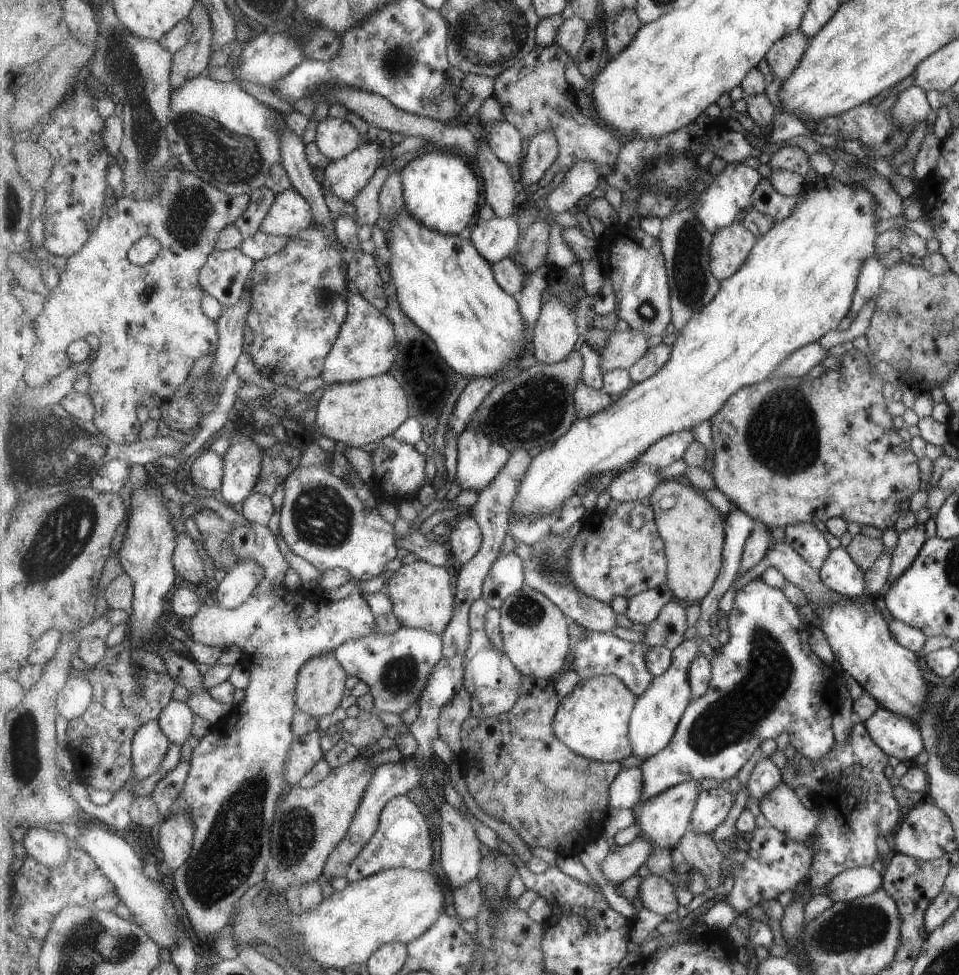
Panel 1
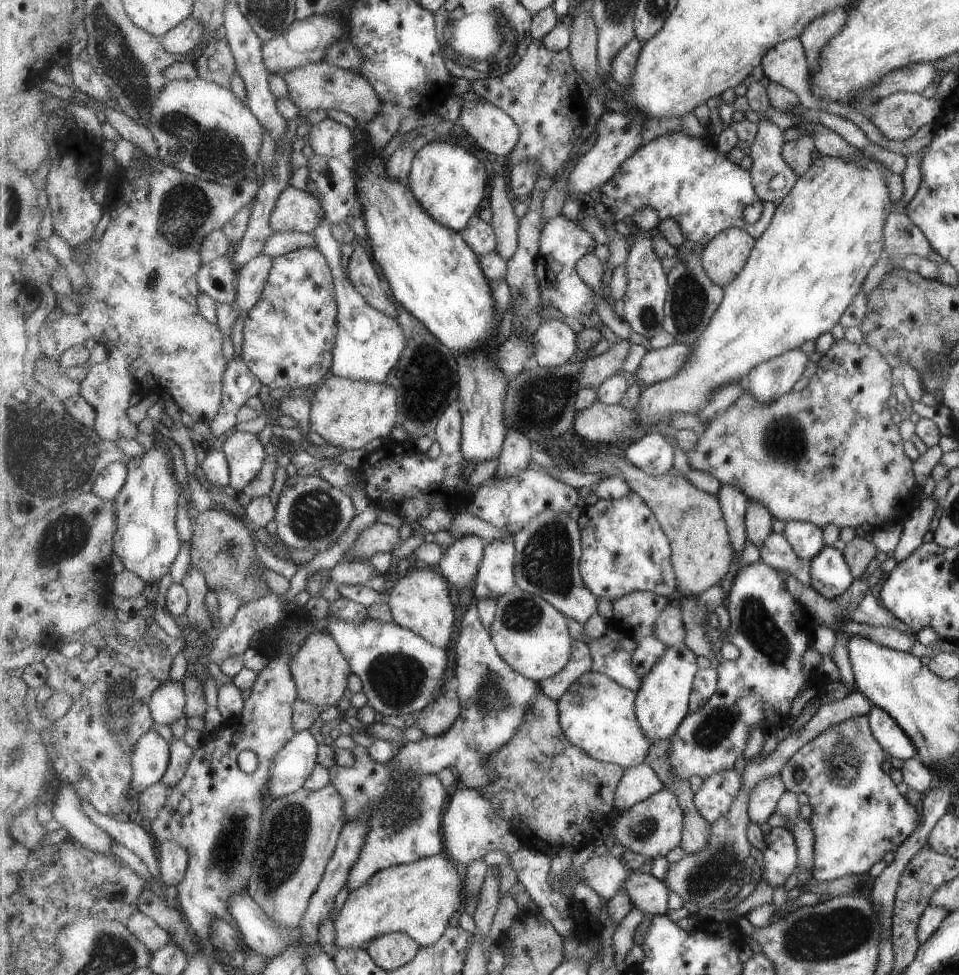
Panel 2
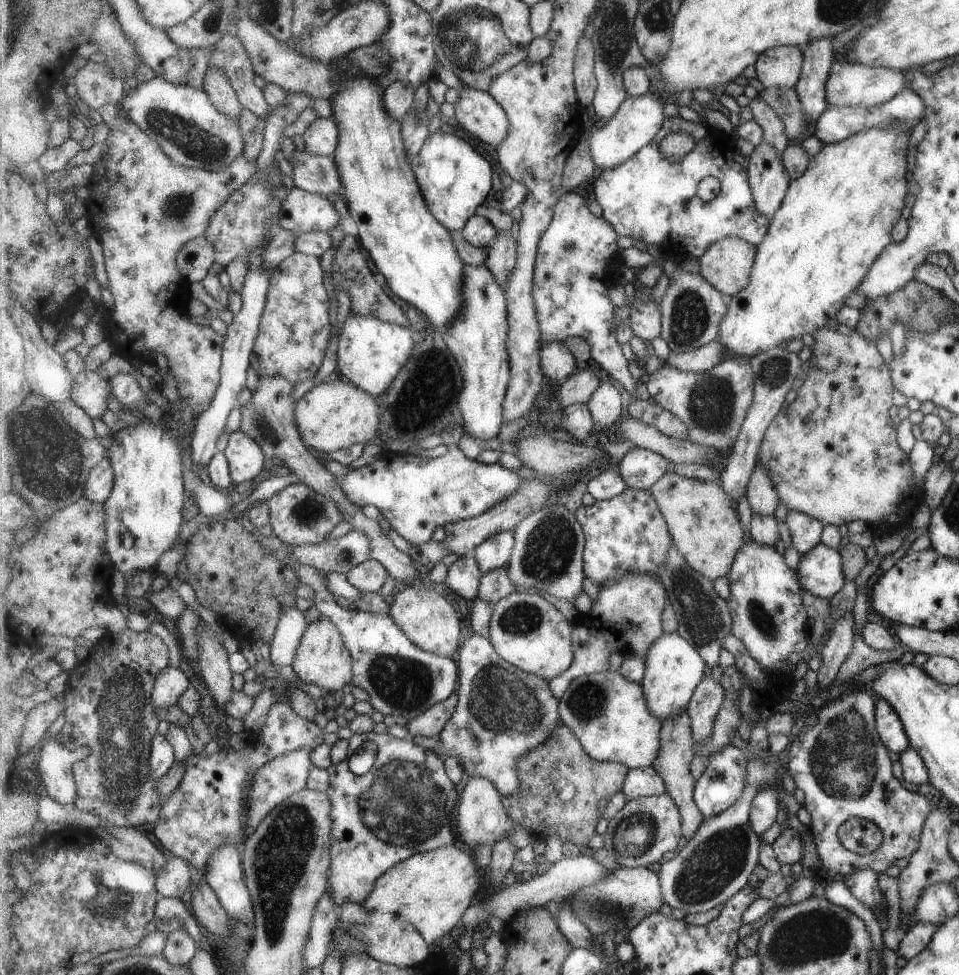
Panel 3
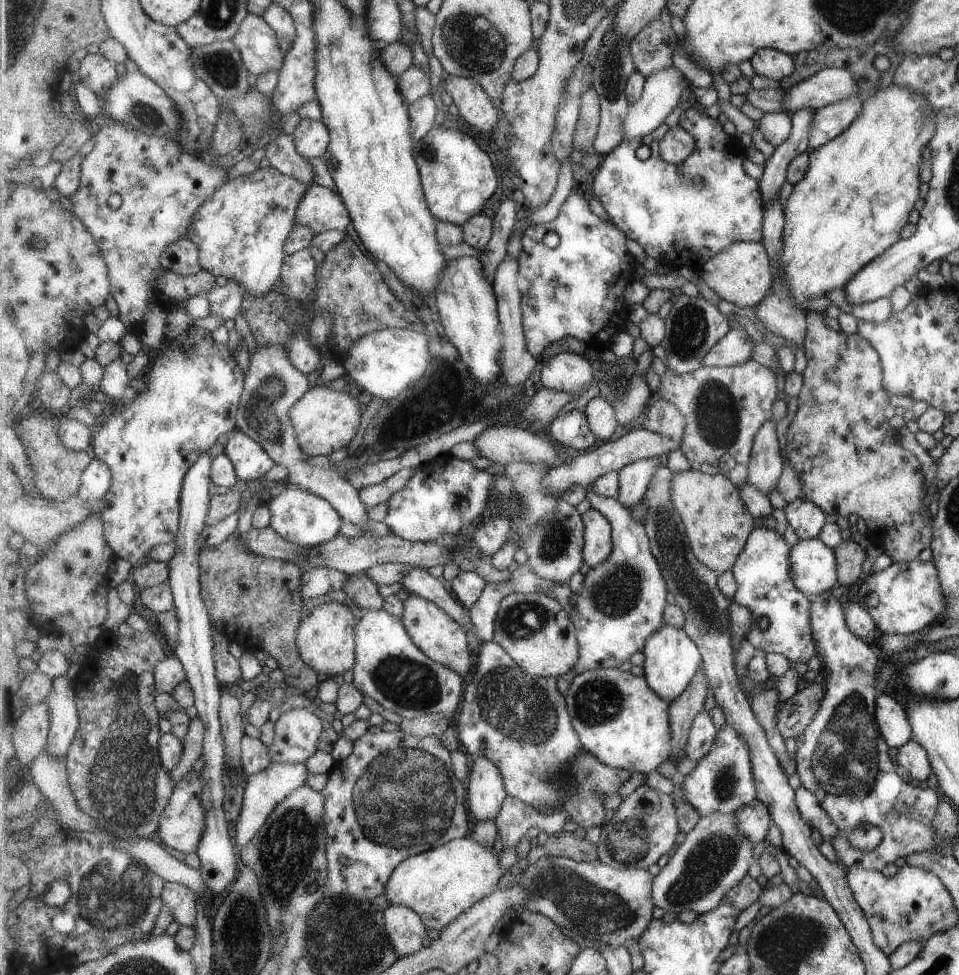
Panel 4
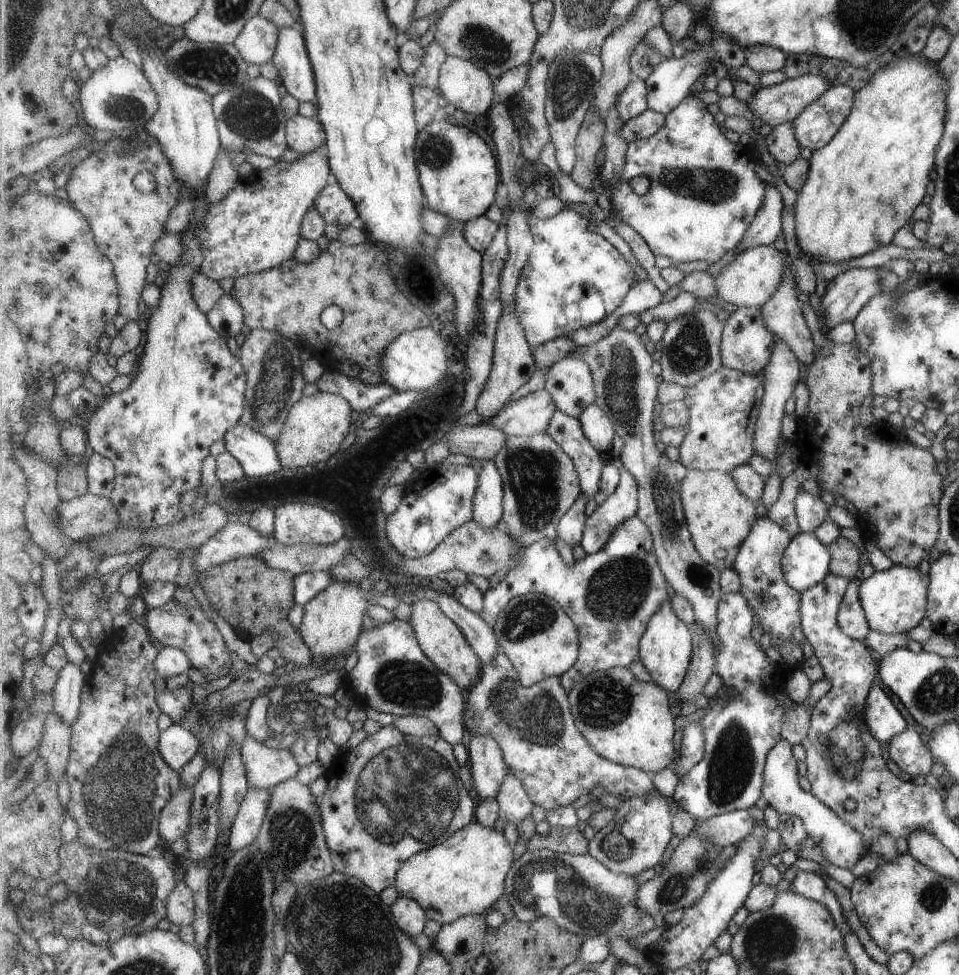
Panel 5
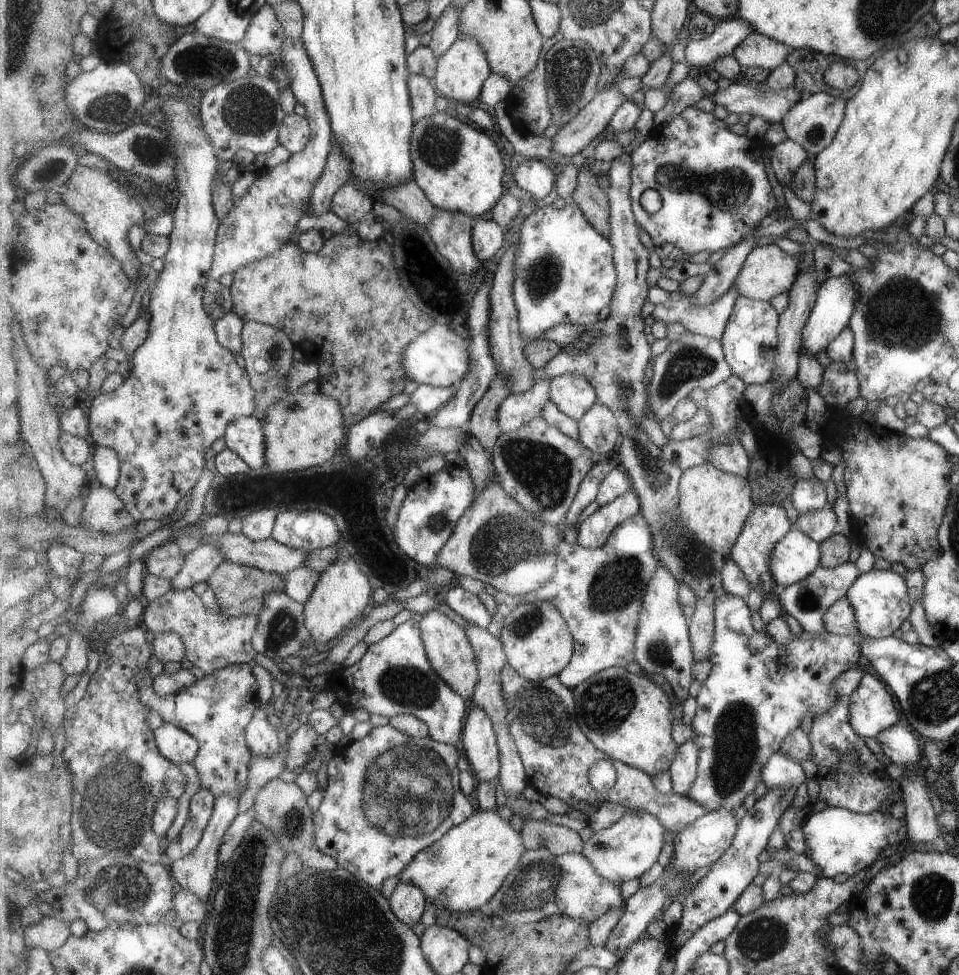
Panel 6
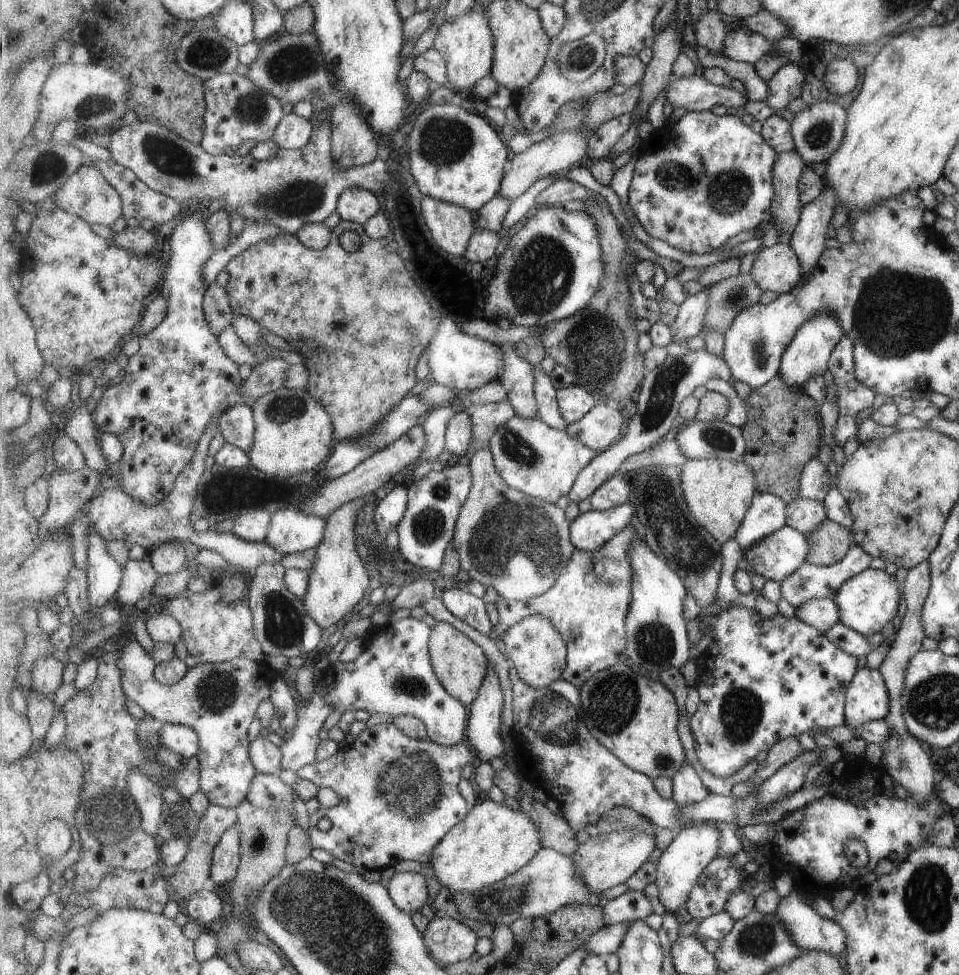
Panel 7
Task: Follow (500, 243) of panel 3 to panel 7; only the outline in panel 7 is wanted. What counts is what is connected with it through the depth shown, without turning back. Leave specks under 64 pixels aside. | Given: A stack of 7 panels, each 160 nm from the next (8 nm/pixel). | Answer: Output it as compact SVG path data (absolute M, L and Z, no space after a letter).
M490 447L480 450L472 458L470 466L474 483L461 509L453 540L460 554L462 569L484 586L494 587L499 596L506 599L522 601L540 597L556 585L576 552L572 541L572 522L567 518L565 509L559 508L556 503L532 497L512 487L496 467Z

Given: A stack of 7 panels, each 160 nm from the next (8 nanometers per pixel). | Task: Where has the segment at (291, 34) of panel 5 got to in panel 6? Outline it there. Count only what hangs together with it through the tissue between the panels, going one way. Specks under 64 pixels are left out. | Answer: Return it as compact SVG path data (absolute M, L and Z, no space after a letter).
M286 37L277 59L280 59L289 71L292 78L290 88L297 98L297 102L302 103L306 108L306 117L309 119L311 127L311 140L305 147L305 150L294 155L291 154L287 162L271 168L268 174L257 178L245 196L236 202L236 207L228 214L228 217L222 220L217 235L216 254L209 274L211 279L219 279L223 274L227 273L233 275L240 268L273 254L276 250L279 250L291 241L291 235L295 232L295 228L297 228L299 218L303 214L307 214L307 210L309 210L309 202L312 198L313 189L325 170L329 153L333 148L335 138L331 115L327 108L321 81L302 37Z

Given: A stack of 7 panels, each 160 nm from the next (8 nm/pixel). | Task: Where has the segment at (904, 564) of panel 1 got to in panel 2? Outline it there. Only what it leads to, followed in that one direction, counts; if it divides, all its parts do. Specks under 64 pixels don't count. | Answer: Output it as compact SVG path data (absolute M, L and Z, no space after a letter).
M930 495L921 500L914 510L909 512L909 516L902 523L901 535L896 548L893 550L892 558L895 559L896 563L907 558L915 548L919 548L923 544L922 538L928 531L929 522L931 522L937 506L938 502L933 500Z

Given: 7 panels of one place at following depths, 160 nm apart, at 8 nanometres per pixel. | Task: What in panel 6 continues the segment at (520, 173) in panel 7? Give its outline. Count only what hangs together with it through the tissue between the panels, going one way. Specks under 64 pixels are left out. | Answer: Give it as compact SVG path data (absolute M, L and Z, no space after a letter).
M622 70L613 85L604 91L599 91L573 120L570 120L551 138L553 152L561 156L575 156L606 130L616 110L619 110L619 107L628 99L615 85L623 78L625 76Z

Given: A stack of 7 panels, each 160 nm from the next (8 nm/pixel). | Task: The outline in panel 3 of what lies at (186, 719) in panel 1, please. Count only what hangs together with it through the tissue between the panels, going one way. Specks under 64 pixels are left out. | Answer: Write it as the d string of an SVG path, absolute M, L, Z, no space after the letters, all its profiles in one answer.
M167 665L156 678L156 685L152 692L154 707L167 708L177 704L182 694L191 686L191 680L179 667Z

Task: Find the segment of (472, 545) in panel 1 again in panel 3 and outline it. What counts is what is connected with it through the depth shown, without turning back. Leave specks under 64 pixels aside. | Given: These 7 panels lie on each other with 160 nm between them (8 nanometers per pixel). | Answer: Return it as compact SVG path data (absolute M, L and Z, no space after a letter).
M471 554L461 557L449 566L449 573L444 584L468 603L472 603L480 594L483 577L484 572L480 569L478 560Z

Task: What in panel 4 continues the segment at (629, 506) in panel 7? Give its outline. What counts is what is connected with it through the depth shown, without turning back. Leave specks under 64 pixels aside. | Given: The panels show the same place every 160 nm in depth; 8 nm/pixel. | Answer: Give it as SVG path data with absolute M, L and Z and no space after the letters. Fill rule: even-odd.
M649 457L625 465L620 471L620 489L616 499L626 506L643 524L649 512L644 503L645 493L652 483L653 475L664 458ZM595 507L584 512L582 517L586 524L584 562L593 568L613 552L612 522Z

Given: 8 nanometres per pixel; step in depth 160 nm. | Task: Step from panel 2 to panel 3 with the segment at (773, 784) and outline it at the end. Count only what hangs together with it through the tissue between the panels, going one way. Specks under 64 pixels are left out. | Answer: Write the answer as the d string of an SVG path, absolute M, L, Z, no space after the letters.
M777 788L761 791L755 797L750 812L753 830L763 836L775 822L780 822L784 813Z

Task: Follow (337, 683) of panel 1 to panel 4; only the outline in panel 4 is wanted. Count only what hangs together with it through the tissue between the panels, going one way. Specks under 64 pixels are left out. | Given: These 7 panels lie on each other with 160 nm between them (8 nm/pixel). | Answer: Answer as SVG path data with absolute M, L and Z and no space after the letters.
M328 601L311 608L310 615L301 621L297 637L304 661L317 672L335 679L339 679L349 668L353 669L356 665L357 623L351 607L339 602Z

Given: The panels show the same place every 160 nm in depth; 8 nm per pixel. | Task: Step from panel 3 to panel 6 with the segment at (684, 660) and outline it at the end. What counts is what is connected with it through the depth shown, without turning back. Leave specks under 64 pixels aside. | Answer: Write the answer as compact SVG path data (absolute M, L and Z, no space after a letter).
M661 563L659 568L655 571L651 582L647 585L647 592L645 593L644 603L640 612L640 624L637 629L636 636L636 662L641 666L642 673L648 674L663 674L666 680L672 685L674 689L674 696L676 697L676 704L679 708L685 704L689 696L689 686L693 680L693 664L694 648L692 645L692 638L690 634L691 620L684 613L680 601L681 583L675 578L670 568L667 568Z

